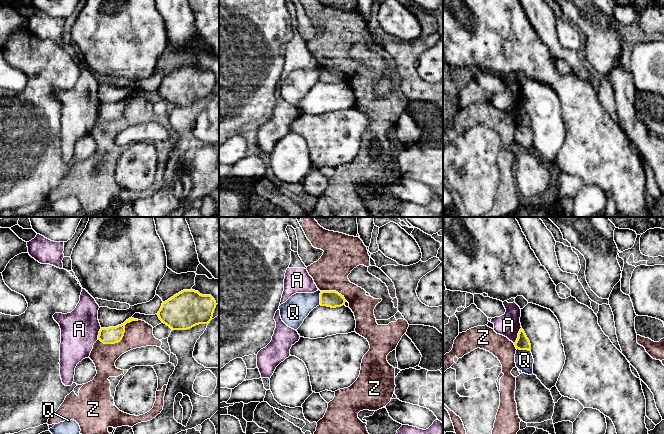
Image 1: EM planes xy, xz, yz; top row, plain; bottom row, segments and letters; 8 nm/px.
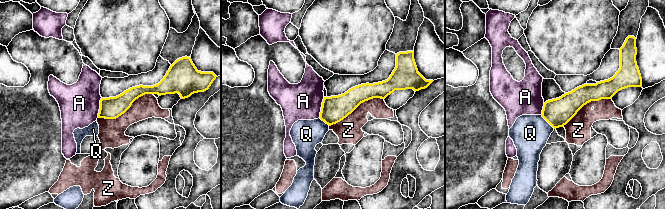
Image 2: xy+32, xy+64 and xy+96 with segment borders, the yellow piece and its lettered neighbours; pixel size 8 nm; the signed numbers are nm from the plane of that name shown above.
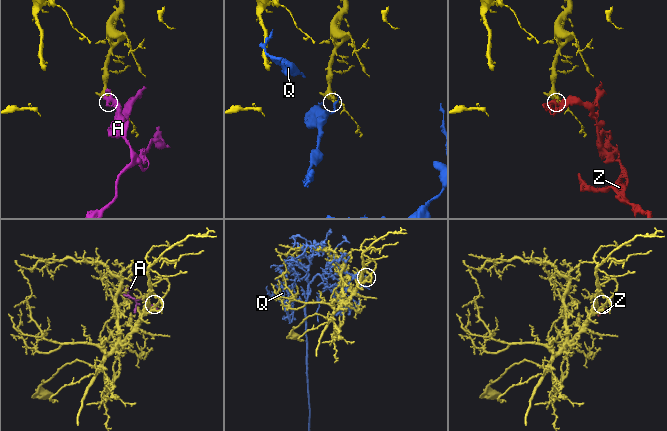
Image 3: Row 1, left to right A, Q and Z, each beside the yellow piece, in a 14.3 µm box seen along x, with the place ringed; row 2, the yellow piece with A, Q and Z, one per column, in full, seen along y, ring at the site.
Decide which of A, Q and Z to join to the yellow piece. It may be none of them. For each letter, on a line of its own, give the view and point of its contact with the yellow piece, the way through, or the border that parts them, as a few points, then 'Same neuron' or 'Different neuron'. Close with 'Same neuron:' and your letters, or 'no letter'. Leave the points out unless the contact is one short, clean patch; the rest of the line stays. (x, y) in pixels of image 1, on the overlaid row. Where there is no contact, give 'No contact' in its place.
A: Touches yellow at yz (518, 335). Boundary: yz (521, 327), (514, 343). Different neuron
Q: Touches yellow at xz (320, 298). Different neuron
Z: Touches yellow at xy (122, 337). Different neuron
Same neuron: no letter

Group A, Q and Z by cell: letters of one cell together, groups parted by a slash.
A / Q / Z

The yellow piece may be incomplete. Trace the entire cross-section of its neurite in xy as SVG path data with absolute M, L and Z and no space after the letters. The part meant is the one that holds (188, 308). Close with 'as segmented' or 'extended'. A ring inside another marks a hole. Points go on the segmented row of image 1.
M183 290L162 303L157 315L172 330L187 330L212 320L216 301L211 295Z | as segmented

